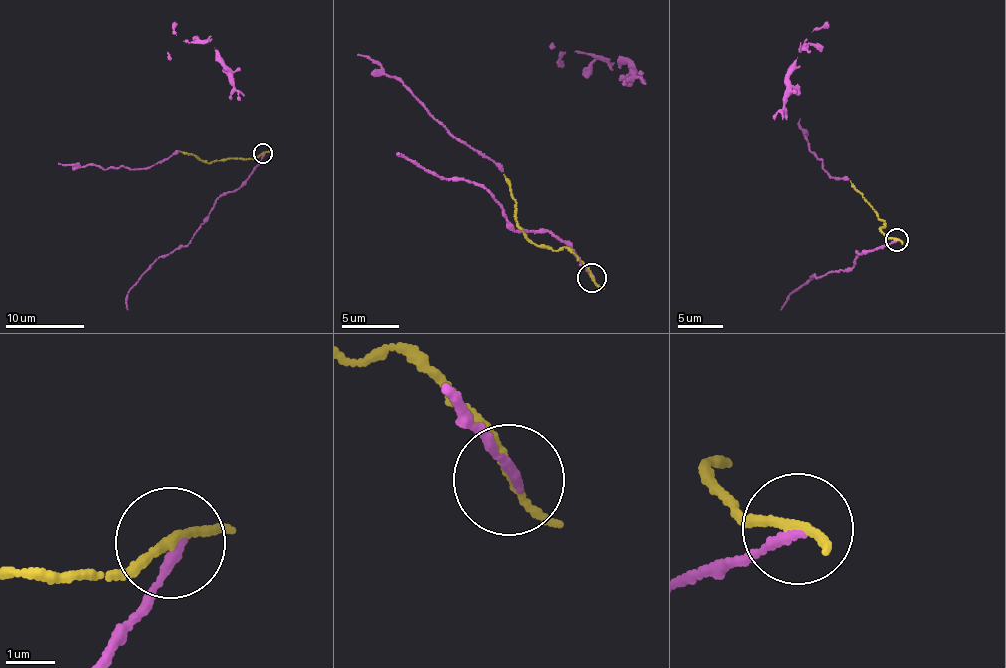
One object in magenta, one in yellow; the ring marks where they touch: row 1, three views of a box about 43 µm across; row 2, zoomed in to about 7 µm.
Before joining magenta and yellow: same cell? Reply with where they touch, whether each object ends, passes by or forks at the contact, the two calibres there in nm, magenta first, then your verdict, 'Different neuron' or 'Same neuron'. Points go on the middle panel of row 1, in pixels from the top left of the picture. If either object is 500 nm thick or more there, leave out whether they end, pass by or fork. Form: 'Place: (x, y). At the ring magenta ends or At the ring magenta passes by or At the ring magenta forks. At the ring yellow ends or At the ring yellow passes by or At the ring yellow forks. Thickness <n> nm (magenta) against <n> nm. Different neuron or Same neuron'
Place: (591, 278). At the ring magenta ends. At the ring yellow passes by. Thickness 180 nm (magenta) against 150 nm. Same neuron

